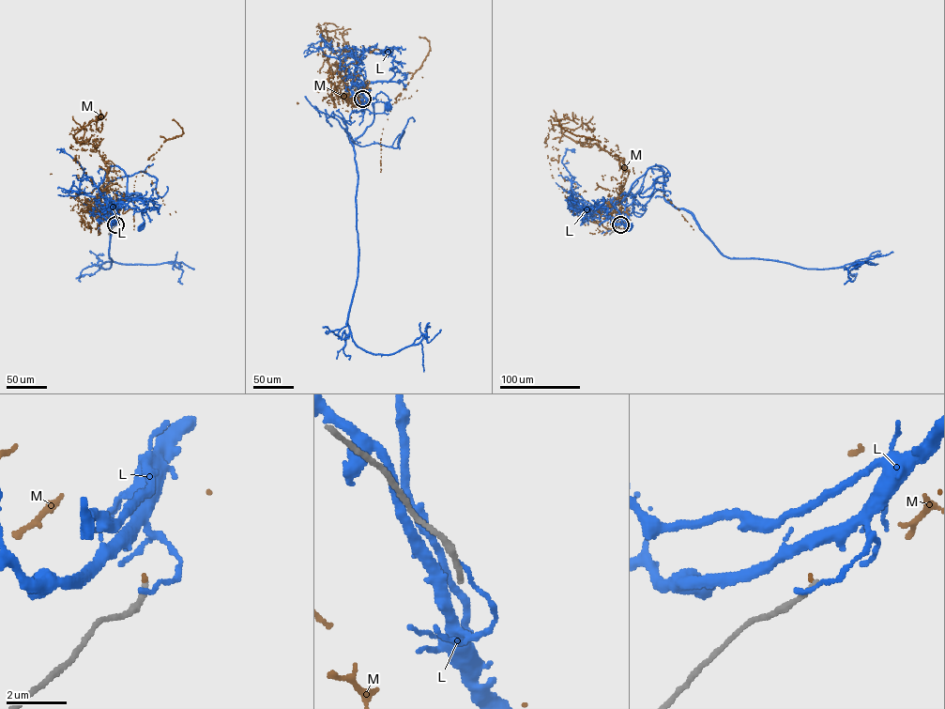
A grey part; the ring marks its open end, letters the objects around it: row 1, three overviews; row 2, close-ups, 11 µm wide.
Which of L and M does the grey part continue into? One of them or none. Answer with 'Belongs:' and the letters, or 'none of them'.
Belongs: none of them

